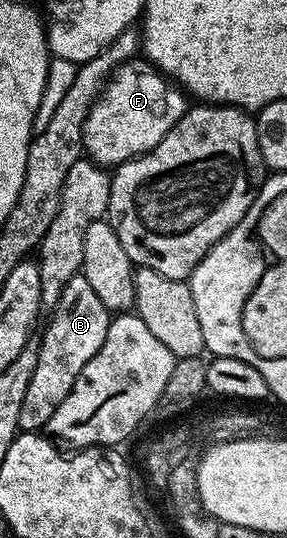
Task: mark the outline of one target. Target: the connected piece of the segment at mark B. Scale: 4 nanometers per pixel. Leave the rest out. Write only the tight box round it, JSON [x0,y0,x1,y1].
[18,273,110,432]

